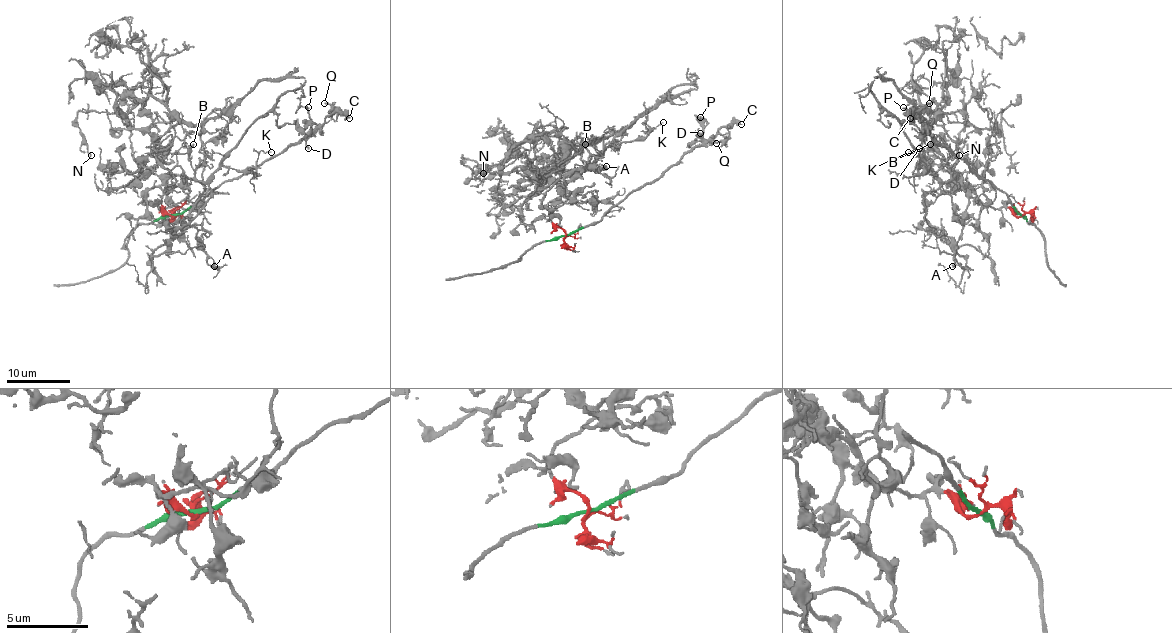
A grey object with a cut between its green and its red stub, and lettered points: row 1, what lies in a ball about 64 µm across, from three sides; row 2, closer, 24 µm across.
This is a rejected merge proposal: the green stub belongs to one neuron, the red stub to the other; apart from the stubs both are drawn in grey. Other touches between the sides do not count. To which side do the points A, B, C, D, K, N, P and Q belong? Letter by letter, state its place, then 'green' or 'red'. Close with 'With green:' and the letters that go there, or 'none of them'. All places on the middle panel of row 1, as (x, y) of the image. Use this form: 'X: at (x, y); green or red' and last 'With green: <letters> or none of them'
A: at (606, 166); red
B: at (585, 144); red
C: at (741, 124); green
D: at (700, 133); green
K: at (663, 122); red
N: at (483, 173); red
P: at (700, 117); green
Q: at (716, 143); green
With green: C, D, P, Q

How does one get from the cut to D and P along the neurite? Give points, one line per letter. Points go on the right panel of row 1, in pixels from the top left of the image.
D: (1021, 214), (992, 183), (986, 181), (929, 134), (924, 134), (918, 148)
P: (1021, 214), (992, 183), (986, 181), (918, 127), (902, 107)

